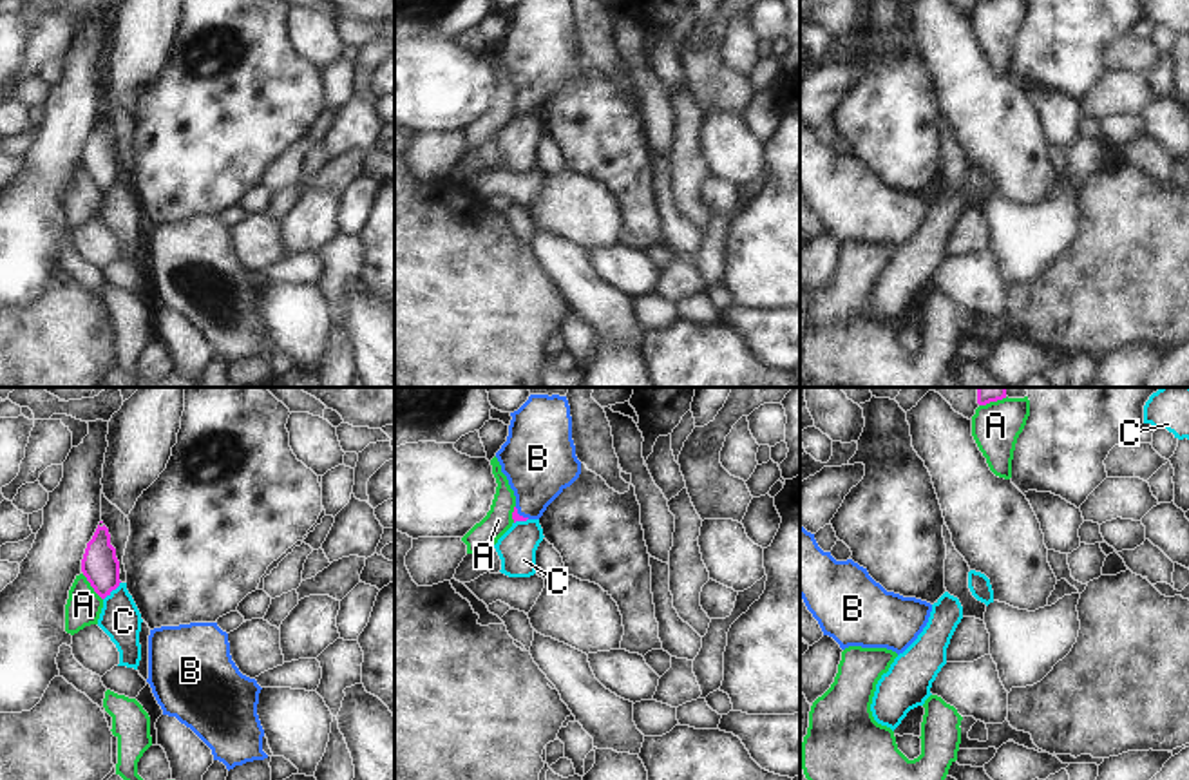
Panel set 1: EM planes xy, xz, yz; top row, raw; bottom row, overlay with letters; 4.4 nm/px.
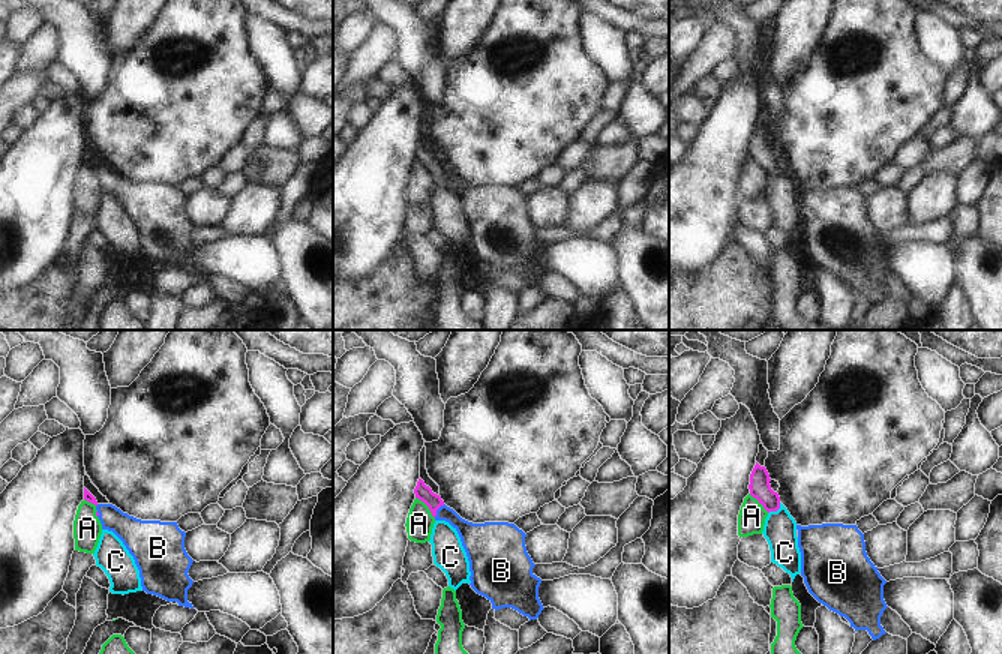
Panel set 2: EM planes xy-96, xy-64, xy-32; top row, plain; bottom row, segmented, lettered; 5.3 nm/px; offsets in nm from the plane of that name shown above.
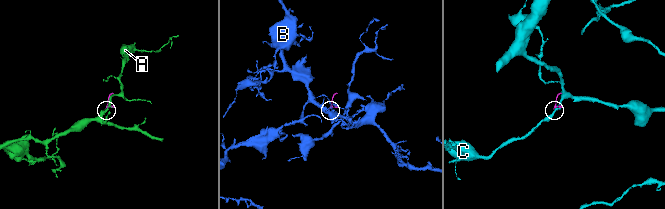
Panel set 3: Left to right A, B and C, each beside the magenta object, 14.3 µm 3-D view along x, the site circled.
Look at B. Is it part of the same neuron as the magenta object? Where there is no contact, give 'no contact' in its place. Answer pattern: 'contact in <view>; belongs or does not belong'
contact in xz; belongs

